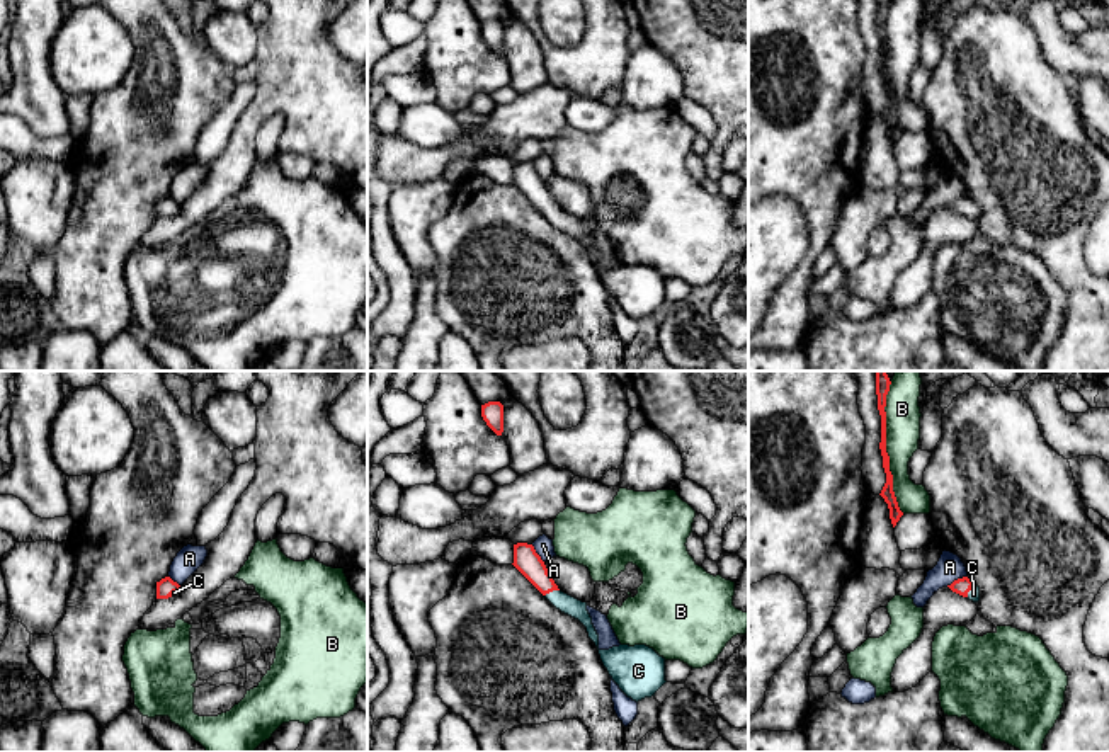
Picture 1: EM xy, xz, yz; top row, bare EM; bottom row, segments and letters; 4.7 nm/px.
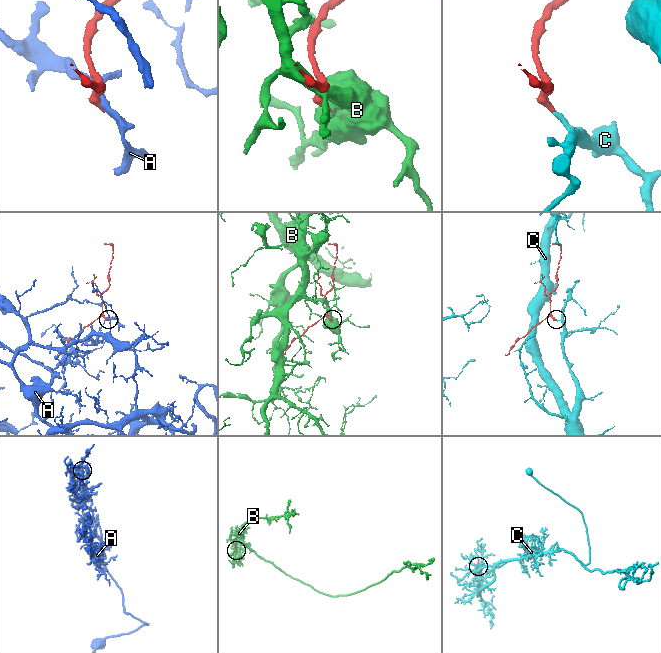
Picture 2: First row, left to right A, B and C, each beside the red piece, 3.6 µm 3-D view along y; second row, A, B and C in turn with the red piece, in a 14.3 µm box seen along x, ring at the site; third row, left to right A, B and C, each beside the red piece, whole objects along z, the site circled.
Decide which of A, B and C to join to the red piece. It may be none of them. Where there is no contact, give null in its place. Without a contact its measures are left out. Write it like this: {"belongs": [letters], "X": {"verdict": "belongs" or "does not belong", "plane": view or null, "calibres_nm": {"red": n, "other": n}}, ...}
{"belongs": ["C"], "A": {"verdict": "does not belong", "plane": "yz", "calibres_nm": {"red": 80, "other": 130}}, "B": {"verdict": "does not belong", "plane": "yz", "calibres_nm": {"red": 60, "other": 160}}, "C": {"verdict": "belongs", "plane": "xz", "calibres_nm": {"red": 120, "other": 90}}}

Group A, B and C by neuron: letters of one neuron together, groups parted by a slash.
A / B / C

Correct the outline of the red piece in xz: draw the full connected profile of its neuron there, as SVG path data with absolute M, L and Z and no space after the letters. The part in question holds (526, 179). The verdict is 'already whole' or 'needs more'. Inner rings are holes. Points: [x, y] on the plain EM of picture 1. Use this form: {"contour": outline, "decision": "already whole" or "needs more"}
{"contour": "M517 162L514 163L514 182L512 182L556 228L578 238L589 252L589 257L599 269L599 254L592 243L592 236L587 230L587 221L582 221L558 208L553 196L541 175L536 172L532 163Z", "decision": "needs more"}

